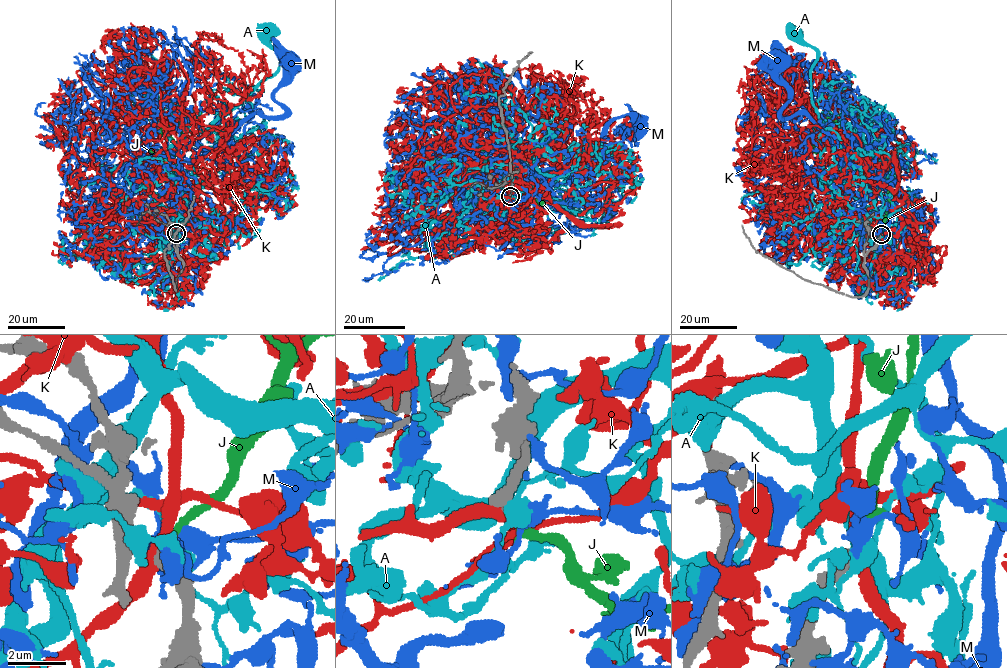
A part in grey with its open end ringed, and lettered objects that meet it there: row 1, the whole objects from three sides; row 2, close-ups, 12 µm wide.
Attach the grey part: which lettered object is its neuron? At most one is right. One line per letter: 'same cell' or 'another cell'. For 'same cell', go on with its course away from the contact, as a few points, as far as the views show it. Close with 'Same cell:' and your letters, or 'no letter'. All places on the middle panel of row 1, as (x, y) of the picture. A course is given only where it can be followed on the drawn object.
A: another cell
J: same cell; course (510, 196), (526, 211), (512, 218), (512, 209), (503, 208), (513, 208), (503, 199), (520, 171), (496, 151)
K: another cell
M: another cell
Same cell: J

